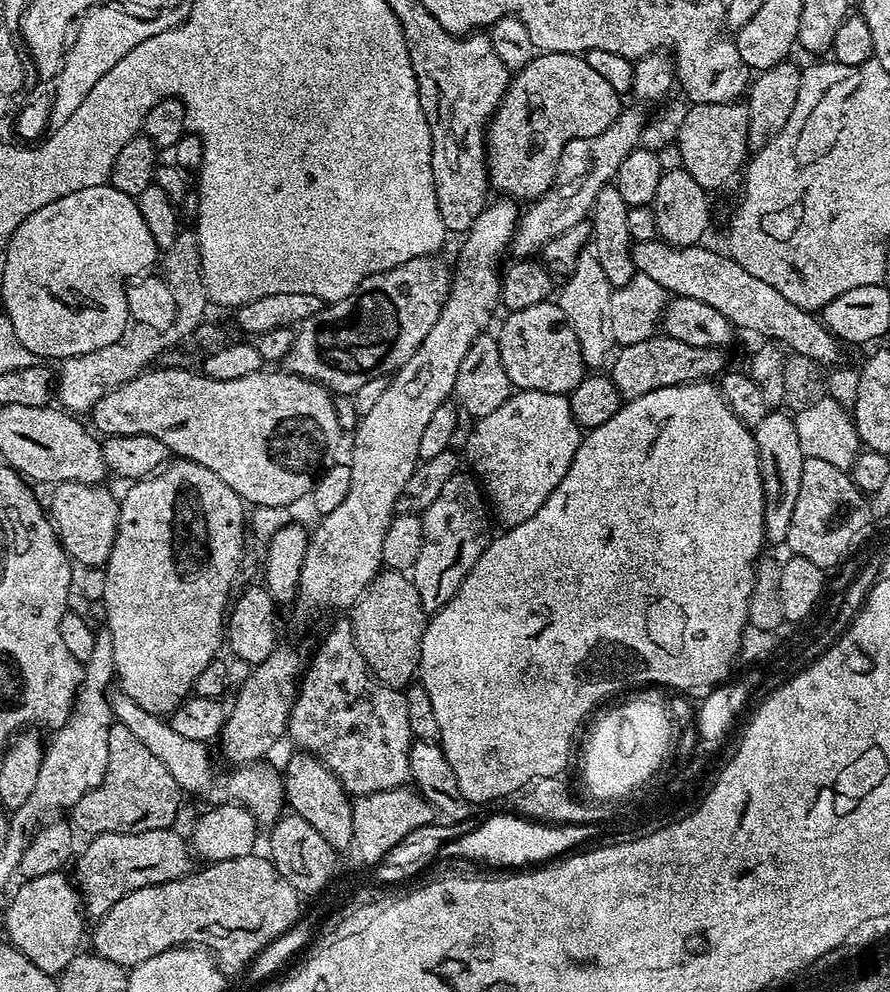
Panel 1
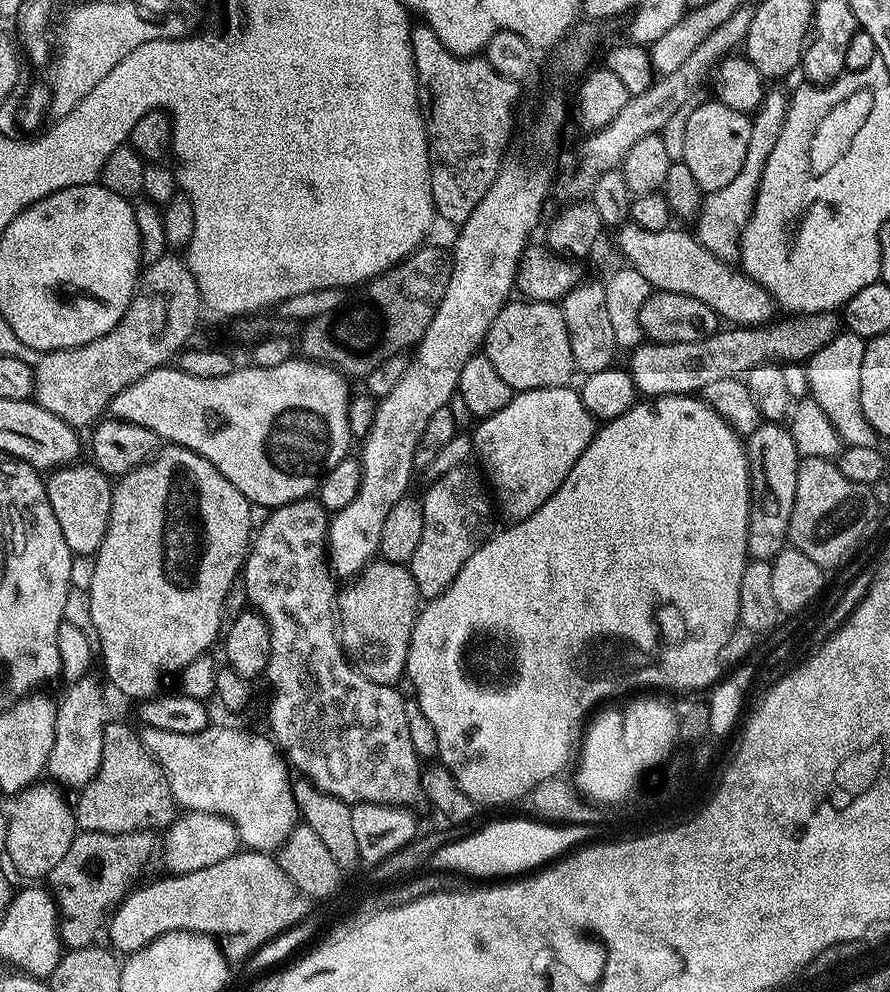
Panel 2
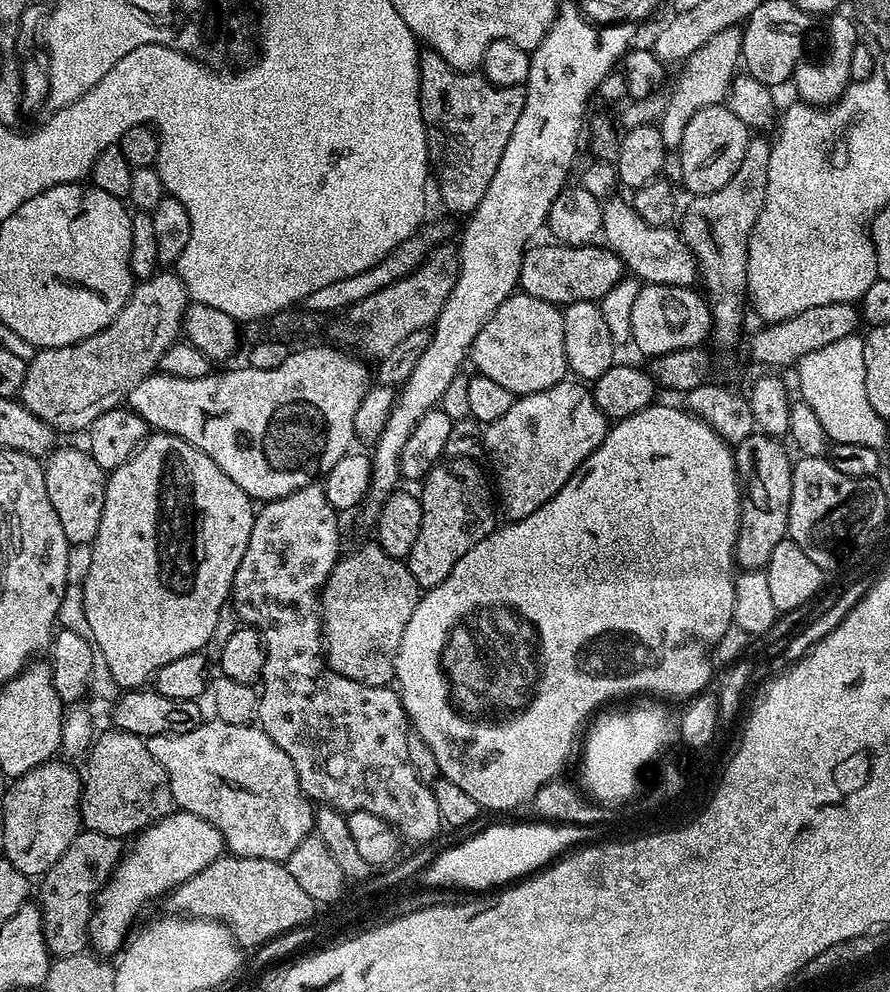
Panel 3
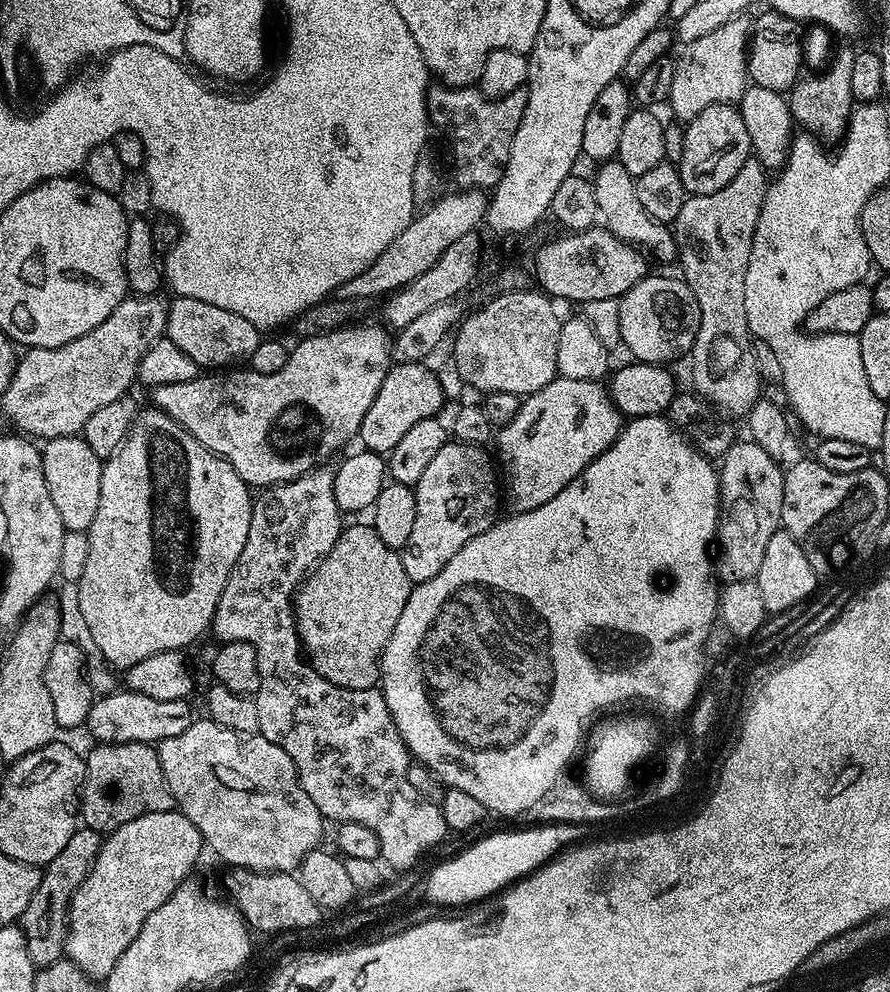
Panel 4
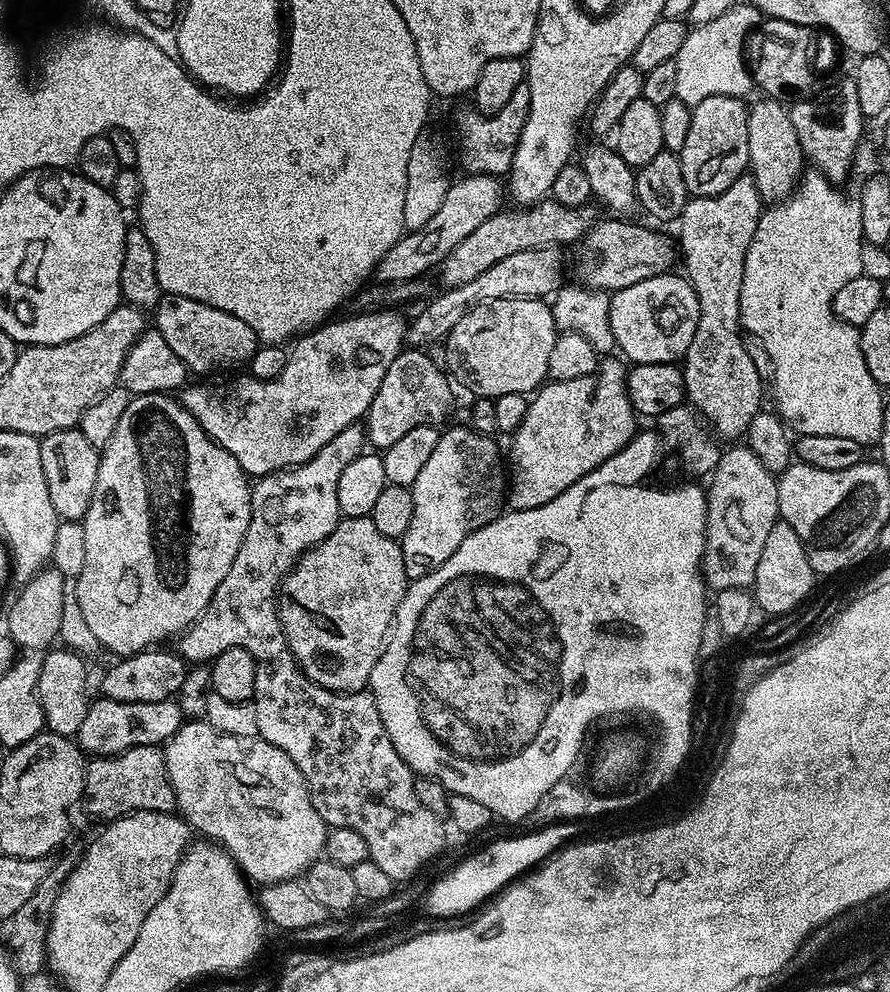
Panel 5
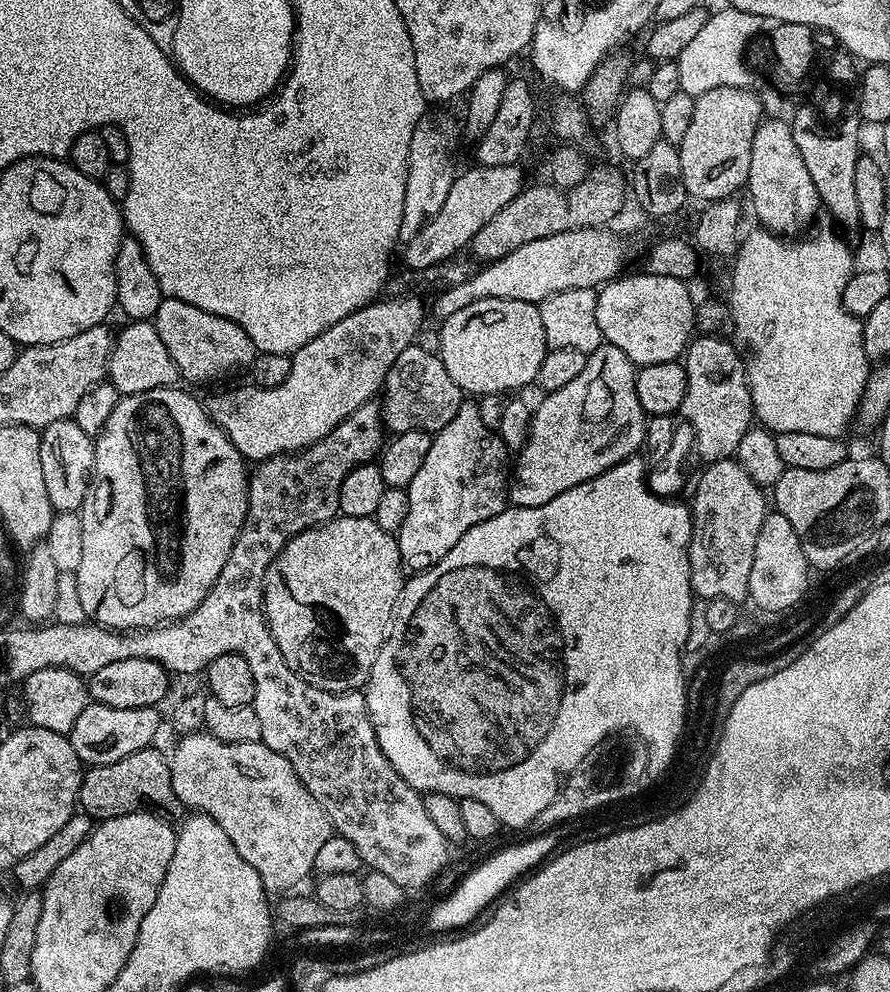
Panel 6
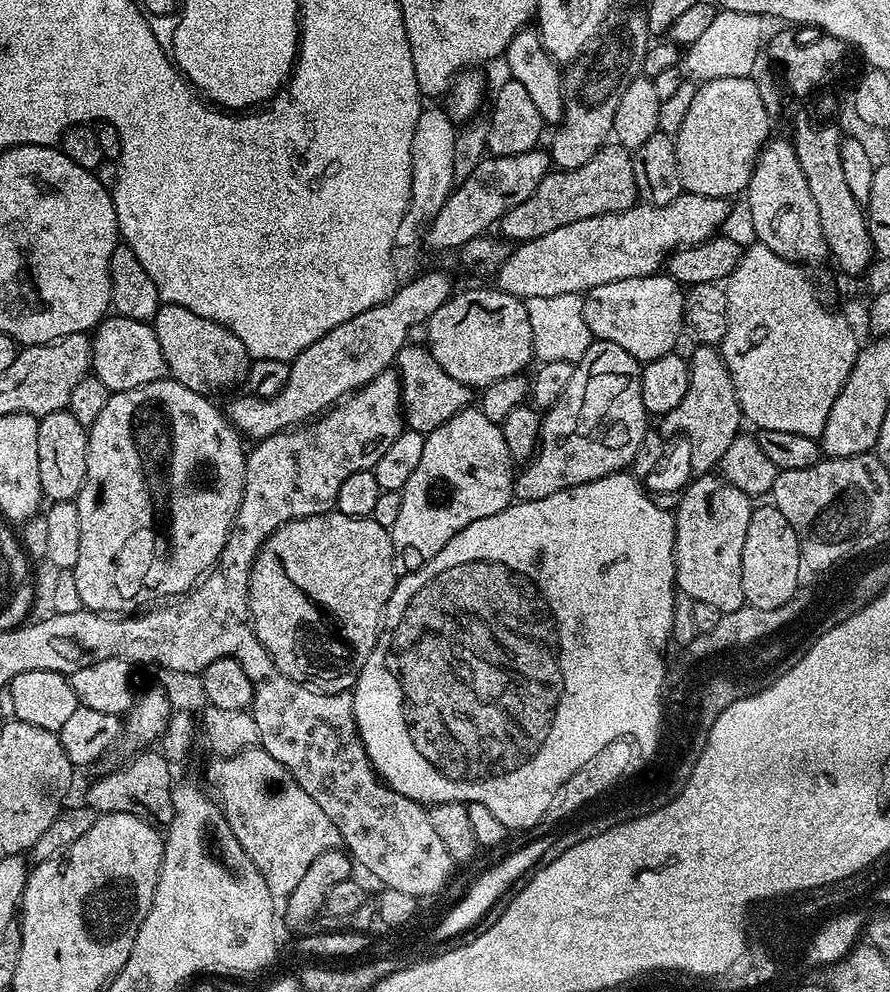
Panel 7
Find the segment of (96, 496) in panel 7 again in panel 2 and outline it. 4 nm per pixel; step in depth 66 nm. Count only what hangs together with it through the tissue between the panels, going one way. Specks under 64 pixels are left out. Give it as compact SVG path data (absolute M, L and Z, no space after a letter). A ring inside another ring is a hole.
M165 443L163 447L157 451L156 455L152 459L148 460L144 464L139 464L137 468L134 469L130 474L119 477L115 481L114 487L112 489L112 505L110 506L110 522L106 526L106 538L102 538L102 546L96 551L94 557L96 565L94 566L94 578L90 581L90 586L87 590L90 598L90 615L93 618L94 630L97 631L97 641L98 641L98 654L104 658L104 672L108 675L108 680L121 692L124 696L129 696L130 699L136 700L135 702L143 702L145 700L151 700L153 696L157 695L161 691L160 688L160 676L164 676L167 672L173 672L173 674L179 674L184 671L186 666L190 666L190 662L194 662L194 658L205 655L209 651L208 647L212 643L217 643L218 637L222 632L222 624L220 628L220 615L224 612L224 599L228 596L228 591L232 588L232 583L237 583L238 577L241 575L242 569L244 567L244 559L248 556L248 549L250 547L250 537L254 532L254 520L252 524L252 512L254 512L253 505L249 504L248 500L244 495L242 495L239 490L234 486L234 482L230 482L226 478L222 478L222 474L218 474L218 470L212 463L210 463L206 458L202 458L198 454L194 454L190 450L186 450L182 446L177 444Z

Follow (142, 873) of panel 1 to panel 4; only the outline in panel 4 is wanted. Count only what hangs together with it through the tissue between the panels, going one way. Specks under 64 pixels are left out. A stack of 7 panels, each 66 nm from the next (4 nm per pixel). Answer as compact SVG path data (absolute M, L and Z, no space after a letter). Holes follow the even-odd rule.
M87 826L77 827L70 842L66 842L66 847L58 853L58 858L43 865L42 882L38 882L38 890L34 890L34 898L30 898L30 906L26 906L23 916L18 921L19 927L24 929L26 950L37 969L50 966L65 955L68 906L72 902L72 895L76 893L78 886L82 886L86 874L91 870L96 855L100 853L101 843L101 833Z

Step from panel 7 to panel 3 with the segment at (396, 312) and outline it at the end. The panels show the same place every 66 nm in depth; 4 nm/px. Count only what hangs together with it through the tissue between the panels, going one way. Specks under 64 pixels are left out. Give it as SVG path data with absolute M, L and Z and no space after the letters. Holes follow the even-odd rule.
M316 344L313 348L308 348L310 346L297 347L295 350L289 351L286 362L282 362L282 366L274 366L274 370L258 370L251 366L243 366L244 368L232 368L229 372L224 373L216 370L202 378L174 378L163 374L153 374L130 390L126 404L127 407L135 410L148 423L149 429L158 432L169 432L186 442L190 442L190 446L201 448L215 462L218 470L222 470L222 474L226 474L226 478L230 478L230 482L234 482L234 486L241 488L253 501L277 500L286 494L294 494L294 490L302 490L302 486L323 477L334 466L334 462L338 462L338 458L342 458L350 451L356 440L354 414L358 414L358 406L362 406L364 395L368 393L370 368L368 372L367 366L369 367L369 365L361 357L339 346L328 344Z

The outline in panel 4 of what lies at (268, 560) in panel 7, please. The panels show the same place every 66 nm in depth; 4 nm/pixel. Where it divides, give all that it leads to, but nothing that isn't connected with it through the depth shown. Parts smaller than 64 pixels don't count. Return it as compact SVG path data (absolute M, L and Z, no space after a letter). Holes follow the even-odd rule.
M371 523L352 524L343 529L334 542L330 554L320 561L308 574L307 580L300 586L294 597L296 610L296 633L312 669L326 682L334 682L334 686L342 686L350 690L366 690L377 687L380 678L380 659L384 647L394 634L394 626L398 626L398 617L410 598L414 585L406 574L403 555L397 549L386 546L382 538L378 538Z

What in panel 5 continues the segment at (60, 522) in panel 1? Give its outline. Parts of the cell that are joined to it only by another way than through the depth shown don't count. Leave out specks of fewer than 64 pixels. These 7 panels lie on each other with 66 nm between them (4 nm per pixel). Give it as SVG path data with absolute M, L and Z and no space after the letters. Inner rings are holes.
M79 427L58 430L50 433L40 440L42 450L42 474L46 474L46 487L50 490L50 503L59 514L61 521L83 521L86 510L90 506L90 498L94 494L94 482L98 482L98 466L100 465L100 452L86 442L80 433Z

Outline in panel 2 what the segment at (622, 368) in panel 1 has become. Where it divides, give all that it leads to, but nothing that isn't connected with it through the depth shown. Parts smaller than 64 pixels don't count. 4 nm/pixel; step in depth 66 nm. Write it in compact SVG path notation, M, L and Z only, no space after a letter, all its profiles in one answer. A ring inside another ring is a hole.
M835 311L831 312L810 312L795 317L793 324L776 324L772 322L767 325L757 325L754 328L742 328L732 326L723 331L717 330L702 339L695 339L694 342L676 343L654 343L645 341L636 346L630 353L630 360L626 363L626 371L636 386L637 393L648 398L657 396L672 395L693 395L703 391L707 383L713 383L719 378L730 376L747 375L754 366L779 362L781 365L806 362L818 350L822 350L832 340L837 339L842 332L842 320Z

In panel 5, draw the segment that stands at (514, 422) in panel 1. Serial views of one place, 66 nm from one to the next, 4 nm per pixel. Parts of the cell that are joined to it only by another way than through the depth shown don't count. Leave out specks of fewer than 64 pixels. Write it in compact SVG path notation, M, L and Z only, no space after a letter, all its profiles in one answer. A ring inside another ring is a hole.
M601 359L593 375L573 380L553 380L545 383L529 399L526 418L522 426L511 433L512 464L510 460L510 487L506 492L506 504L512 510L534 510L546 506L550 498L558 498L562 490L570 490L578 478L590 474L606 458L618 454L631 442L638 431L638 414L632 408L628 397L628 373L623 359Z

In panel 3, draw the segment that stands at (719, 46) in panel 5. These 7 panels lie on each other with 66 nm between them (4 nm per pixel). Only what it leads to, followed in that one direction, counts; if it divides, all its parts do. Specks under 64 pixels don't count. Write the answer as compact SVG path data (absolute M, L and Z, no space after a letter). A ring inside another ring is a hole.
M739 27L727 28L721 34L716 34L704 47L688 56L681 65L681 72L676 80L676 91L668 96L664 112L660 117L658 127L662 134L665 149L676 150L685 134L686 124L698 110L706 106L721 104L727 99L741 61L741 38L743 31Z

